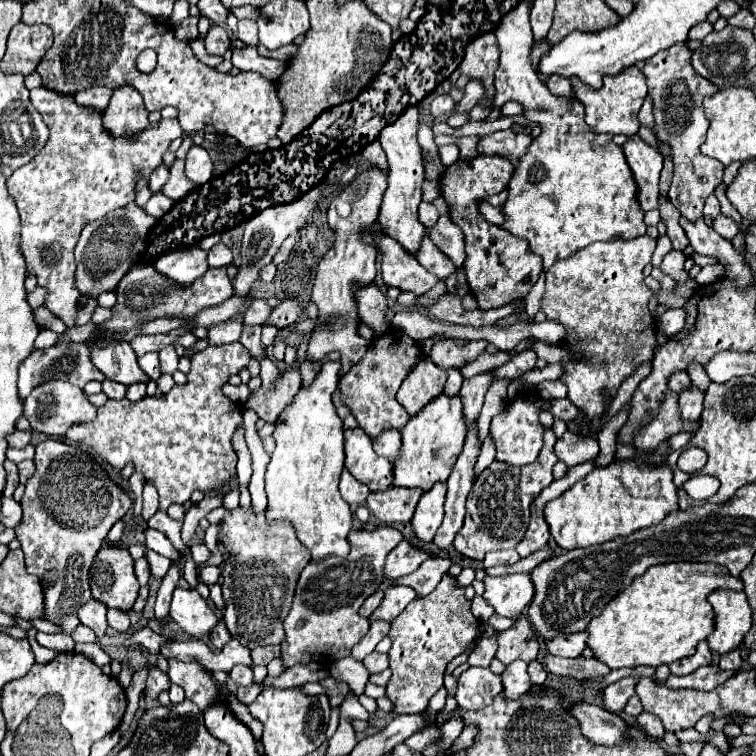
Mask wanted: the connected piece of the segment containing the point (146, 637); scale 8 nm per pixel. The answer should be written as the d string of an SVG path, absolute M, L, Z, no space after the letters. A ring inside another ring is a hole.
M142 628L142 630L136 630L136 632L124 642L124 646L130 648L134 642L140 642L142 646L146 646L146 648L152 652L152 657L150 657L149 662L157 666L156 655L160 652L160 646L162 646L166 640L168 640L166 636L160 636L160 634L152 632L150 628Z

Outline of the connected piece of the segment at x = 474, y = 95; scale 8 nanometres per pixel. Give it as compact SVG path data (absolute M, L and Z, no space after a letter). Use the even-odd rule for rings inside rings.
M470 80L470 82L466 84L464 98L462 98L462 100L456 104L456 108L454 108L454 114L464 114L464 112L470 112L470 110L476 106L476 102L482 98L482 94L484 94L482 84L480 84L478 80Z

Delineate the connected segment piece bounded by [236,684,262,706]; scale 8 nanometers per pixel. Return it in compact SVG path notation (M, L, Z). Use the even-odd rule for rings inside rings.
M252 684L252 686L248 686L248 688L238 688L238 692L236 692L236 698L242 702L242 704L252 704L254 700L256 700L256 696L258 696L258 692L260 692L262 688L260 686L256 686L256 684Z

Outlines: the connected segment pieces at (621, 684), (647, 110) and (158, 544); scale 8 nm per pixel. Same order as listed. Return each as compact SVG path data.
M630 676L630 678L622 678L614 684L608 684L604 688L604 708L616 714L622 714L628 698L634 694L634 686L636 686L638 678Z
M647 96L638 113L638 119L641 125L648 127L651 131L654 131L655 128L653 110L654 106L652 99L650 96Z
M144 528L142 530L144 532L144 542L146 542L146 546L148 548L152 548L152 550L156 550L158 554L162 554L162 556L166 556L166 558L170 558L170 560L174 560L174 558L178 558L178 550L172 546L172 542L162 534L162 532L158 532L158 530L154 530L154 528Z

